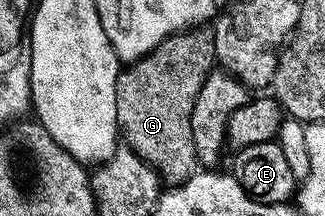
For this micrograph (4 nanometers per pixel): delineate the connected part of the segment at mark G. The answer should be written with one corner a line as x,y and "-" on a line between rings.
207,27
184,29
181,33
166,37
159,46
146,53
140,61
130,62
120,72
115,84
117,123
126,148
134,151
145,163
153,166
168,186
174,187
182,181
189,180
197,171
193,127
191,126
193,103
205,83
207,74
212,72
216,65
214,32

